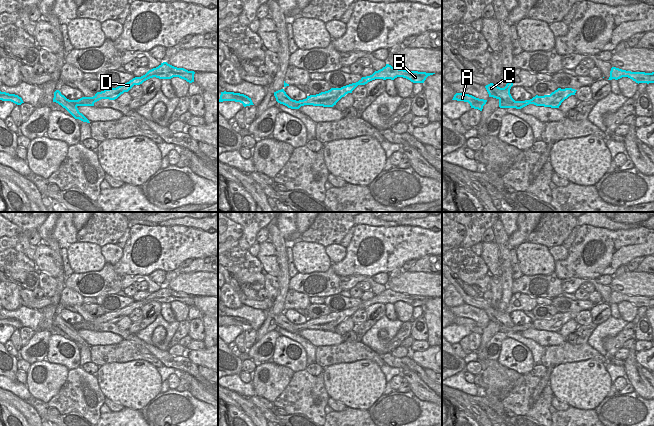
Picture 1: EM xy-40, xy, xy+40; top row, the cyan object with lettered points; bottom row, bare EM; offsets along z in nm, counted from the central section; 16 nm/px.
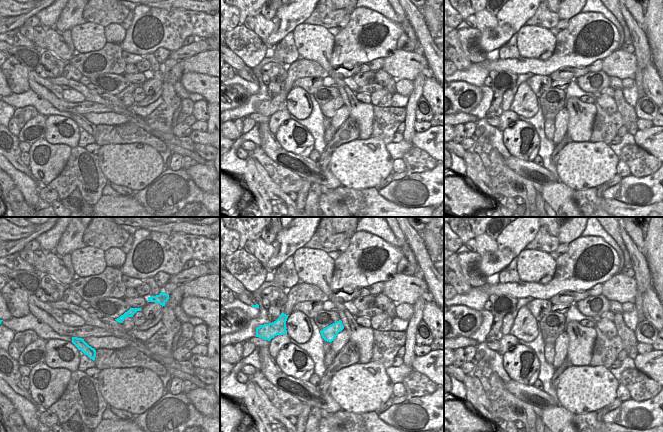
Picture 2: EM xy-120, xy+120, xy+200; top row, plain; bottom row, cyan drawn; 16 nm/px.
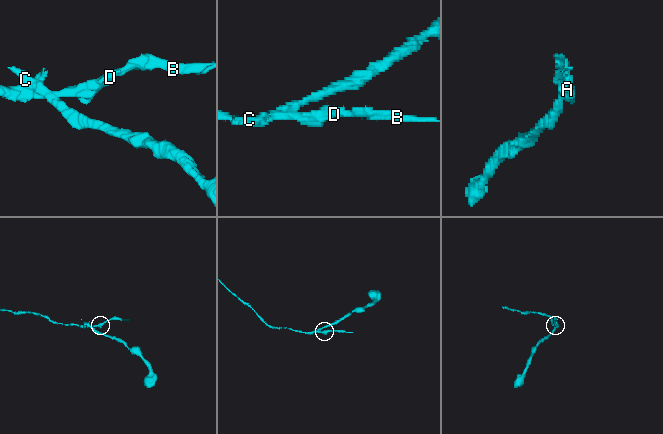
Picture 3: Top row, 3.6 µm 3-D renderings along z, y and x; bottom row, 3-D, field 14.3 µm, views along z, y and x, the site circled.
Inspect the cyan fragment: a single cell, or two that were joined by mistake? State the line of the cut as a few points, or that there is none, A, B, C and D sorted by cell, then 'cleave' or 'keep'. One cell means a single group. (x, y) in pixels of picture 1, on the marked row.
cut in xy+40 along (499, 99), (505, 102), (516, 101); A B D / C; cleave

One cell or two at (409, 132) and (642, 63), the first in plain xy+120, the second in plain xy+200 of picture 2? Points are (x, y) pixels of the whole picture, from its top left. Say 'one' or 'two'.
one

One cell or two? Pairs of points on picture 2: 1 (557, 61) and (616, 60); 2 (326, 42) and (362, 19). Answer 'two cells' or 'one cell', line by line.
1: two cells
2: two cells

